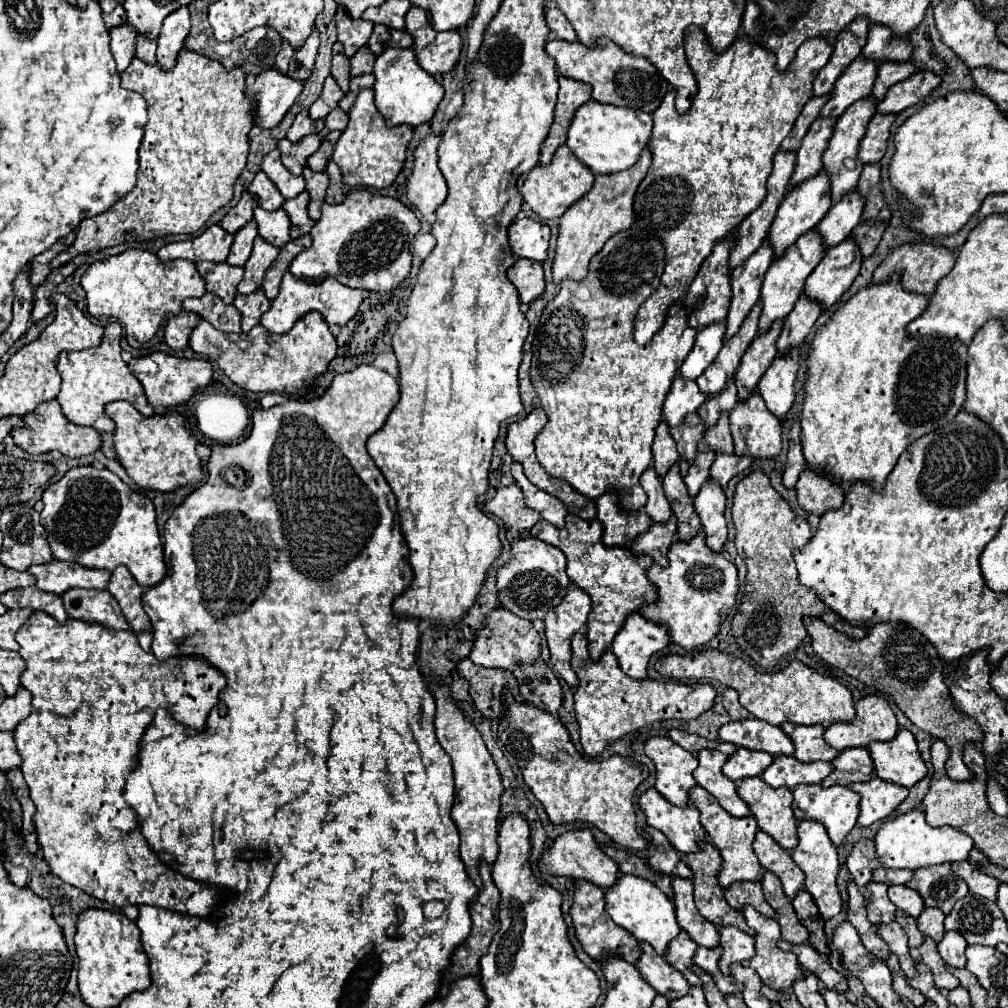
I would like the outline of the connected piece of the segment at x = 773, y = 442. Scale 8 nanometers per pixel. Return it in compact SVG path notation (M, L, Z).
M756 391L748 401L736 403L730 411L730 429L736 455L776 457L782 447L780 421L768 411L764 399Z

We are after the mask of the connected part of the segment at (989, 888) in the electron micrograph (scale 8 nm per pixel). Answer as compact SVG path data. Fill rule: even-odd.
M968 861L952 863L952 871L968 883L972 895L980 895L980 897L984 897L984 899L996 901L996 889L998 889L1000 883L998 883L994 877L990 877L990 875L986 875L984 871L976 869L976 867L970 865Z

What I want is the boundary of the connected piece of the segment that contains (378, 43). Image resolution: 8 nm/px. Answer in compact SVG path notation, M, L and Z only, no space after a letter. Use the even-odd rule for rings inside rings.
M374 25L374 33L368 41L368 47L372 49L374 55L380 55L390 47L398 47L400 39L402 39L402 31L386 27L386 25Z

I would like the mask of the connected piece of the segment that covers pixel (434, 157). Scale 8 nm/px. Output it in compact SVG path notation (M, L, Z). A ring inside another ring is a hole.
M428 135L414 151L414 171L408 179L408 199L422 215L434 213L448 195L446 179L438 169L440 135Z

